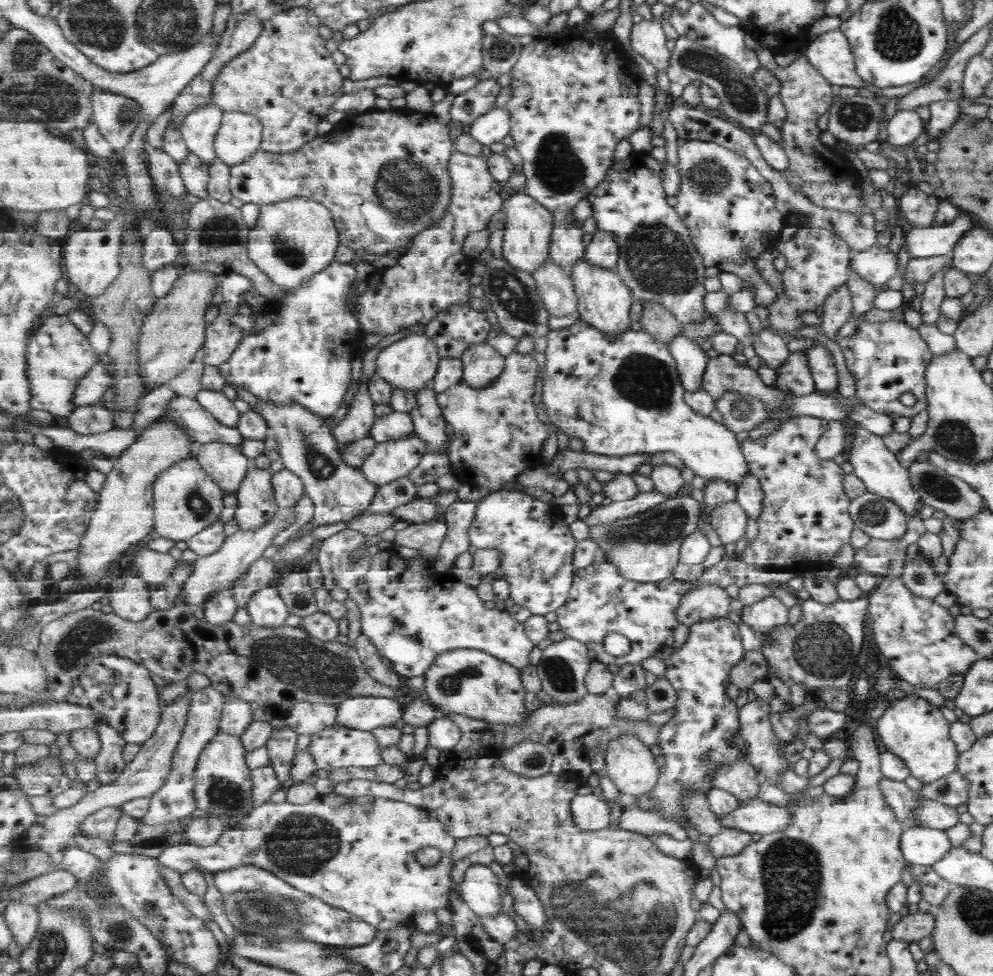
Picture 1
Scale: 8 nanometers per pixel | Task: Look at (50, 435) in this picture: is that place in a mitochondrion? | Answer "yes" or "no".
no

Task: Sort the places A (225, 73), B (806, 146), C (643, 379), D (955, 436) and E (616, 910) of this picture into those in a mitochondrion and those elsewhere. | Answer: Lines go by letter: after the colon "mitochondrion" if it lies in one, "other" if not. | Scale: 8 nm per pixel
A: other
B: other
C: mitochondrion
D: mitochondrion
E: mitochondrion

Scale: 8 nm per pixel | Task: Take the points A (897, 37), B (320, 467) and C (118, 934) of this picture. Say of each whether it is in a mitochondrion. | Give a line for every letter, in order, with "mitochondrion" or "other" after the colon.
A: mitochondrion
B: mitochondrion
C: mitochondrion

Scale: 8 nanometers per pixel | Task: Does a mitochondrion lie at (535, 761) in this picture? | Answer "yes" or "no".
yes

